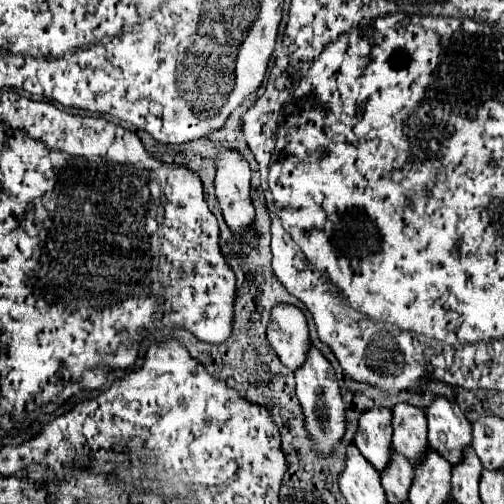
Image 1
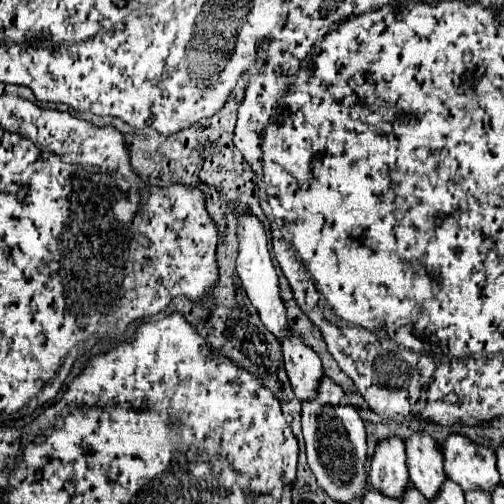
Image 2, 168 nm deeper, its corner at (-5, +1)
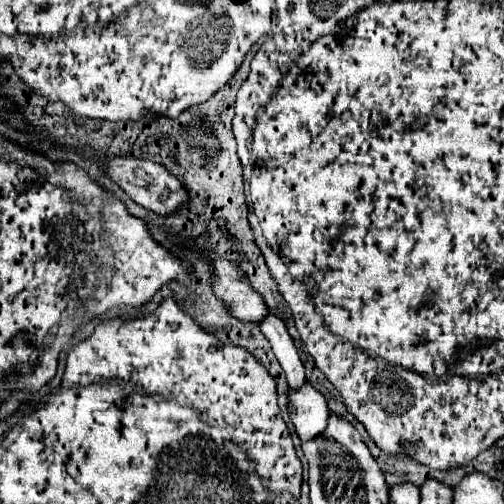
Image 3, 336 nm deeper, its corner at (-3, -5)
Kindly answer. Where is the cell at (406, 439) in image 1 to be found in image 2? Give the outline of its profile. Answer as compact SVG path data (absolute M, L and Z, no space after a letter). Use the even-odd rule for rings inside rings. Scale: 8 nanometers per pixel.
M414 433L406 441L406 455L408 455L408 471L412 487L418 489L428 501L432 501L444 481L444 457L428 433Z

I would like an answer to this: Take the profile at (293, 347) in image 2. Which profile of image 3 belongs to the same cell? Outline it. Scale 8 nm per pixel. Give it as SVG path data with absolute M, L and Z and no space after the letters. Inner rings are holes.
M304 381L304 387L290 389L288 395L288 413L290 421L296 427L300 439L312 439L320 435L326 427L328 405L324 395L320 395L310 381Z

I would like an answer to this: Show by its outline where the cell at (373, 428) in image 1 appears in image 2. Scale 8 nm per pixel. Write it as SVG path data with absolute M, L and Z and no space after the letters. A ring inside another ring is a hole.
M392 437L376 447L370 465L370 483L382 495L402 499L402 493L410 485L410 475L406 467L406 449L402 439Z

